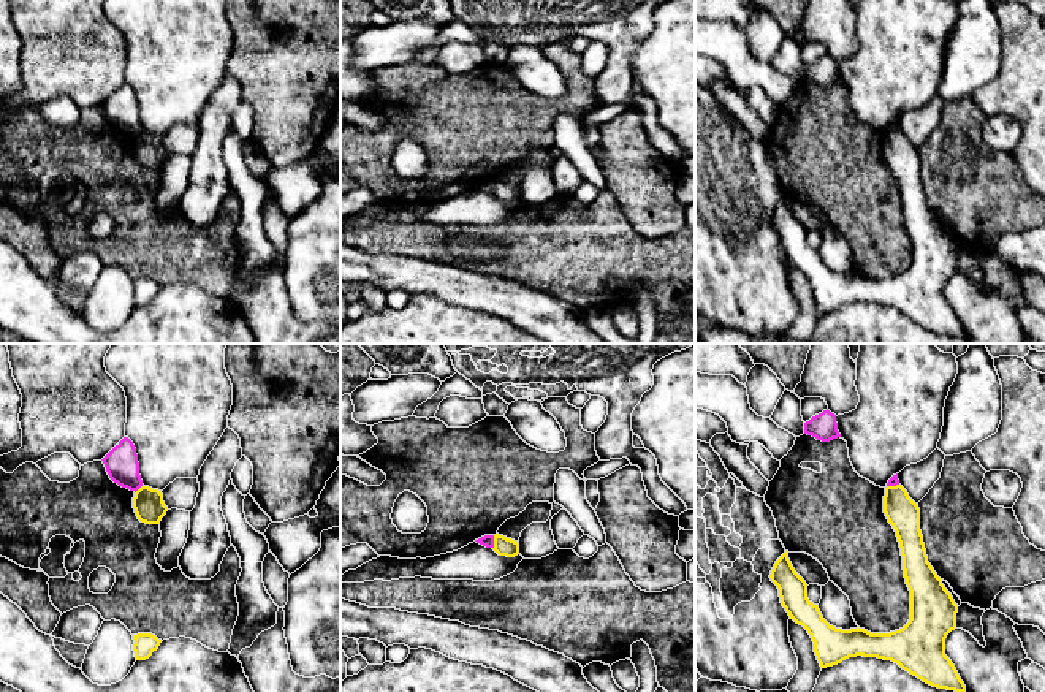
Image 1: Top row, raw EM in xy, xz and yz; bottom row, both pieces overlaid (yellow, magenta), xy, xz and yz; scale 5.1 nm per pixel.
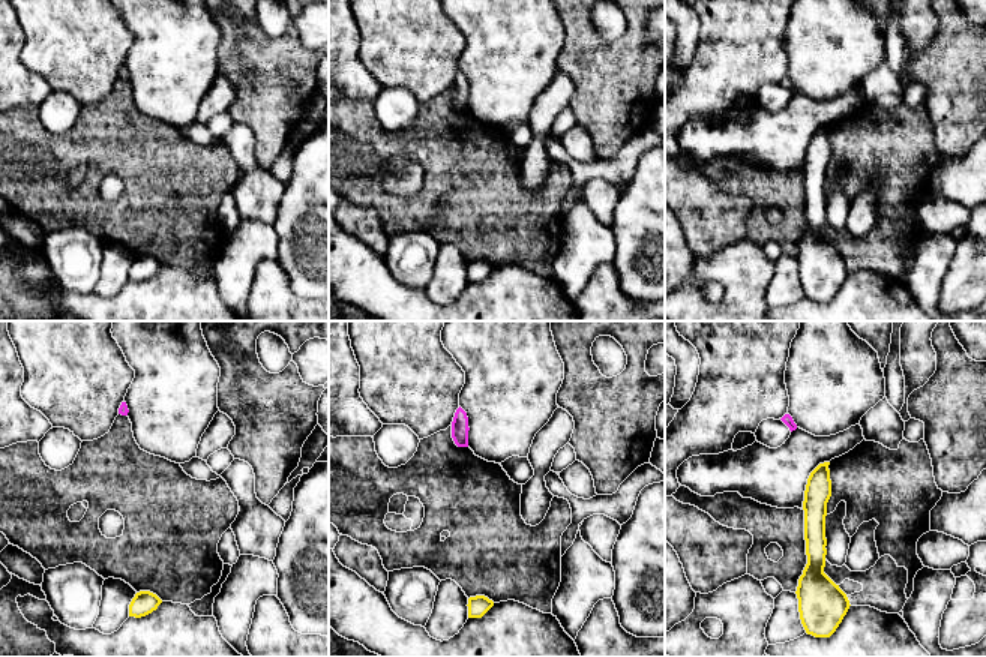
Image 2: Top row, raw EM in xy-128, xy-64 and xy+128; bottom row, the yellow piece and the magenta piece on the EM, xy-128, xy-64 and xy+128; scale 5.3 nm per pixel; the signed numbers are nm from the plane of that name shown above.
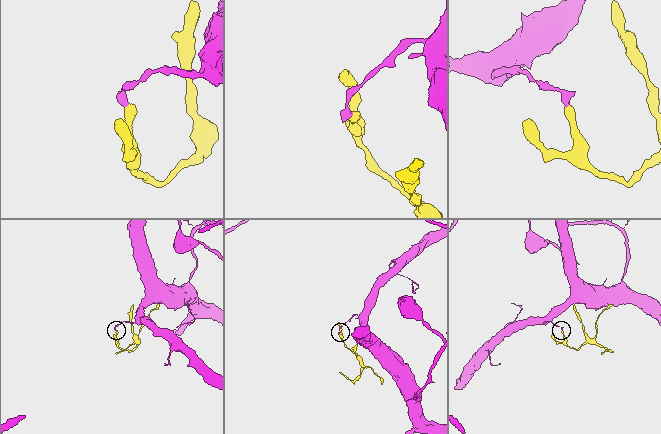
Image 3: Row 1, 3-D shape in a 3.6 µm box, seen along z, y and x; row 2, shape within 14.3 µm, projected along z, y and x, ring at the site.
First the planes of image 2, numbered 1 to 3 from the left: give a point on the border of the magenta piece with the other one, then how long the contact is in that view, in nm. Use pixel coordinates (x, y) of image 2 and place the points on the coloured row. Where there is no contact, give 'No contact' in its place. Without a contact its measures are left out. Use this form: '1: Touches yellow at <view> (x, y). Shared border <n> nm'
1: No contact
2: No contact
3: No contact

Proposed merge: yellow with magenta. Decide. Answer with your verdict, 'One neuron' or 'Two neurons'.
Two neurons

